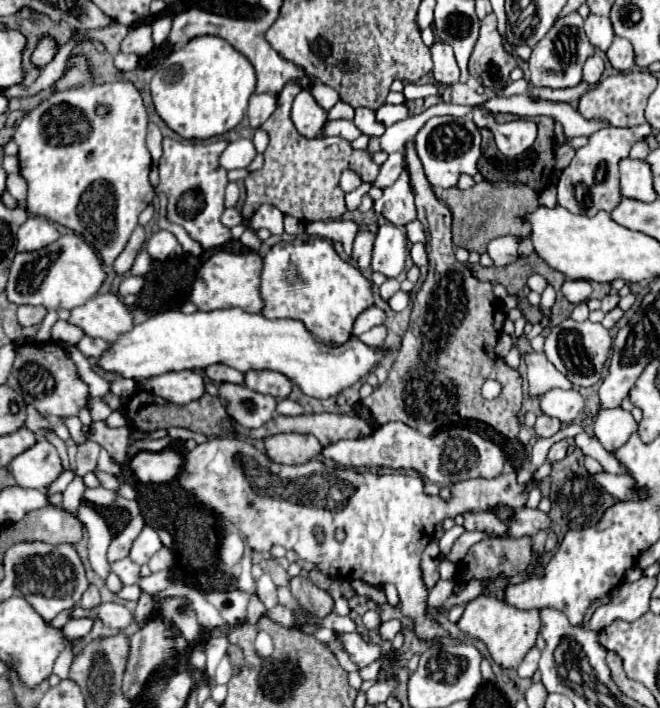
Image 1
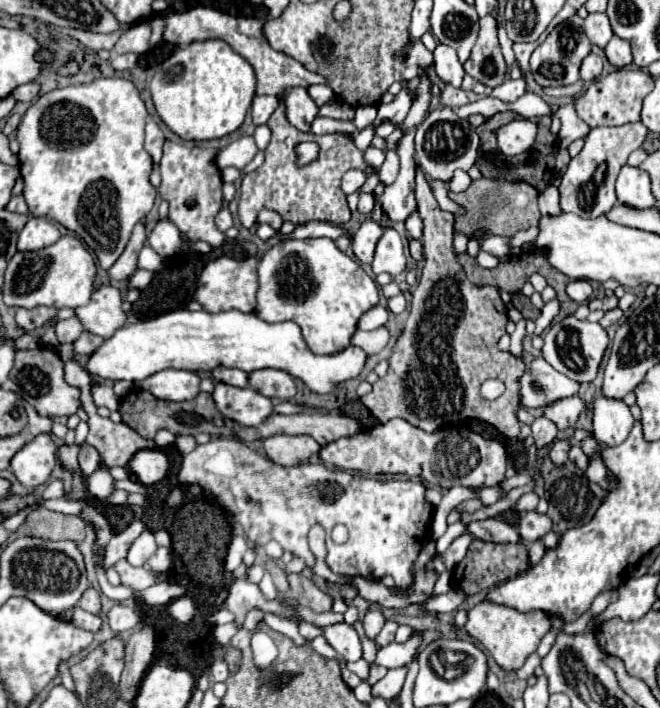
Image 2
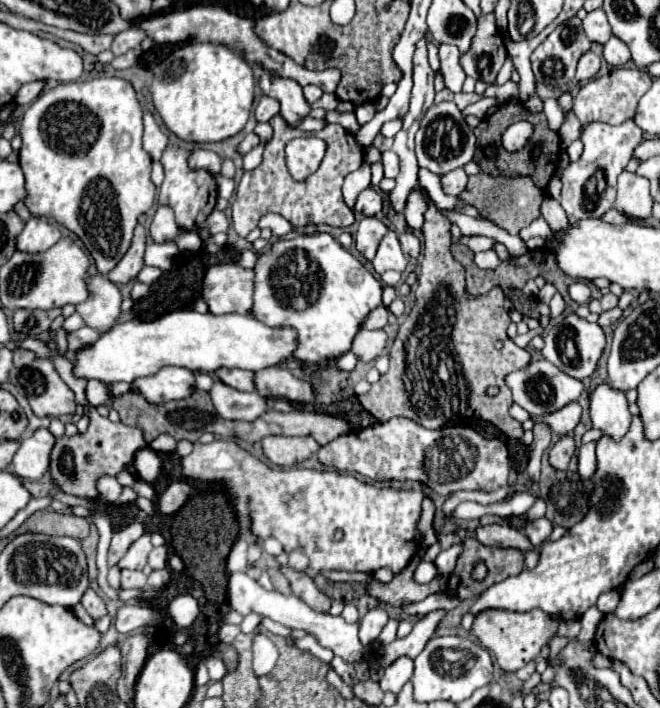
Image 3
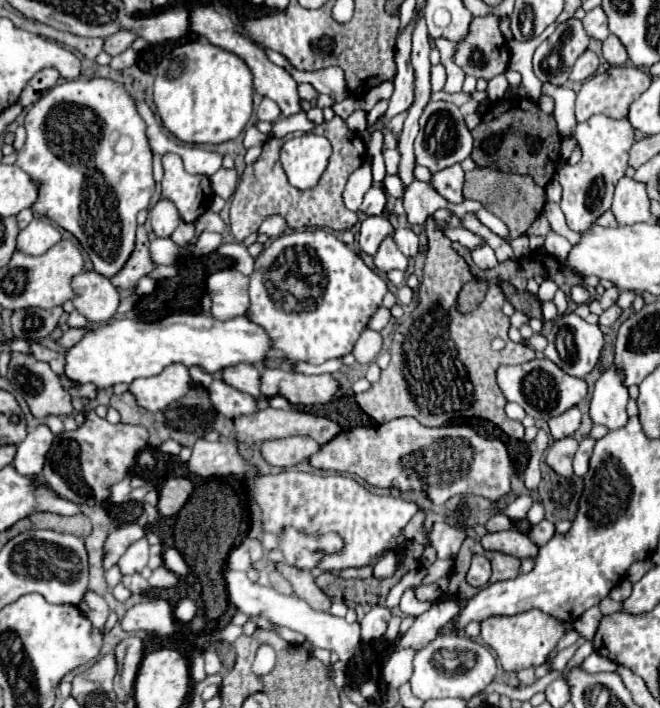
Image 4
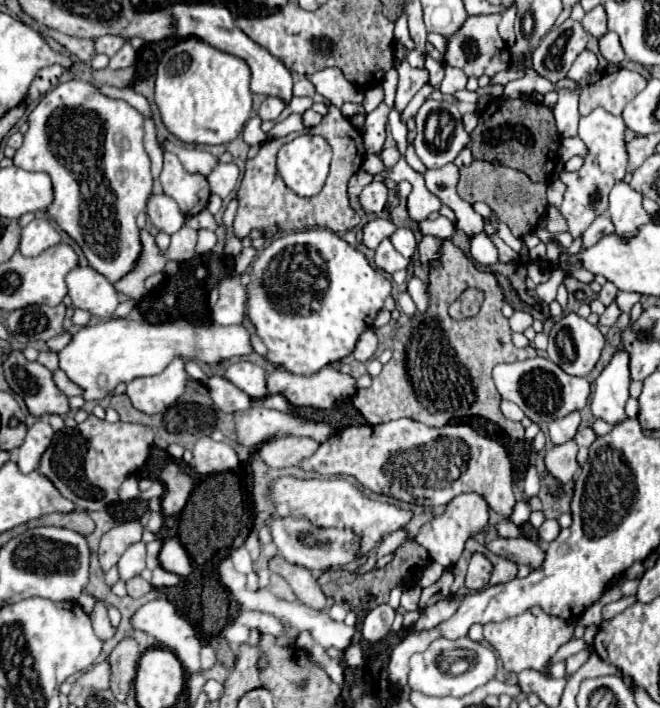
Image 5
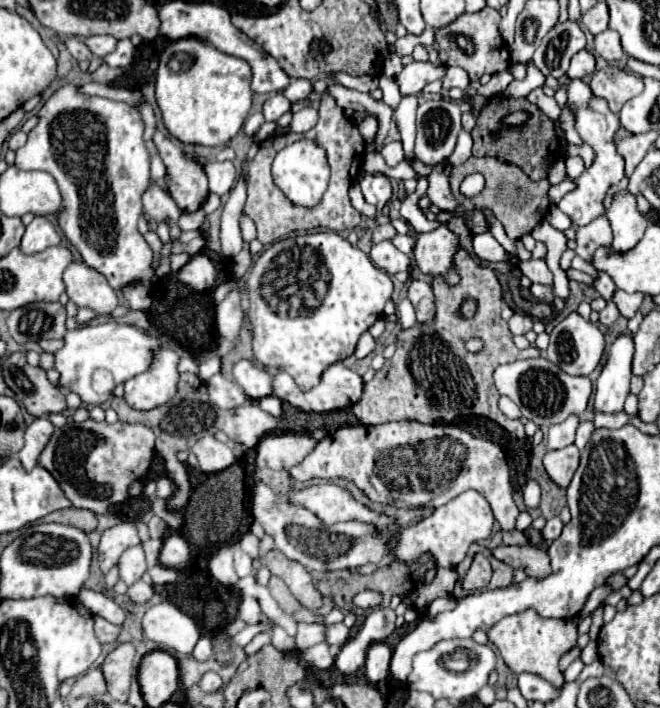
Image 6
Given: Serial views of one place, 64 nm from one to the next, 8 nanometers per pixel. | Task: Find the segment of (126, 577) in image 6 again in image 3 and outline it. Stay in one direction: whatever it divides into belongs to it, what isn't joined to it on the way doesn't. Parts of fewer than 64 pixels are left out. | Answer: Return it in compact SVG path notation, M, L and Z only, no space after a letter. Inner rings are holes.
M150 534L140 536L126 552L126 556L118 562L118 566L124 570L142 570L146 566L148 554L152 550L152 542L150 542Z

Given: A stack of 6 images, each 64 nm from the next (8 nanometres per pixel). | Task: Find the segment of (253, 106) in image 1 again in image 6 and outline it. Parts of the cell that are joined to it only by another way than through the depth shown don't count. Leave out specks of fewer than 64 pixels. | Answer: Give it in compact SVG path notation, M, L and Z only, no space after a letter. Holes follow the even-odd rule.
M274 94L274 96L270 96L270 98L266 100L266 104L264 104L264 108L262 108L262 114L264 114L264 118L266 118L268 122L270 122L270 120L278 120L284 112L290 110L290 106L292 106L292 102L290 102L286 96Z

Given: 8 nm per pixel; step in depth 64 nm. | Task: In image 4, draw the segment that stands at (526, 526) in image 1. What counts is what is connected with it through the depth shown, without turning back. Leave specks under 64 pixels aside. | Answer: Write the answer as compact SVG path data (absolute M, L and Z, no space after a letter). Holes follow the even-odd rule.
M542 520L538 526L532 526L532 532L530 532L530 538L538 544L538 546L544 546L552 536L556 534L556 528L552 522L548 520Z

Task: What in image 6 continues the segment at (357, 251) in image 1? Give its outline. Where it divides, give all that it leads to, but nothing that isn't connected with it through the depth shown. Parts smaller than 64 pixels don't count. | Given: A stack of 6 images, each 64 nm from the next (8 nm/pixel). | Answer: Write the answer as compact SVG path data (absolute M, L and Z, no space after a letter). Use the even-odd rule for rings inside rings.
M380 224L374 234L372 234L372 242L382 242L382 240L392 240L396 236L396 230L392 224Z

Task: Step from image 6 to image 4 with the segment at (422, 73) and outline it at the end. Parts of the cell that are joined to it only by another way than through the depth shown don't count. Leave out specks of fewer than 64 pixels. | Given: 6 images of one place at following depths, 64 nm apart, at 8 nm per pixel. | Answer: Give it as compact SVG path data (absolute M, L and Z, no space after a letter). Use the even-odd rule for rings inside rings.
M416 16L412 18L412 22L408 24L408 28L404 30L402 36L396 40L396 51L395 51L395 64L396 64L396 74L398 74L398 82L394 80L394 94L392 94L392 98L390 98L390 106L388 106L388 112L384 114L384 118L382 120L378 120L376 122L376 128L382 128L384 126L384 122L388 122L390 118L394 118L396 114L400 114L400 112L404 112L410 104L412 104L412 94L414 94L414 69L412 64L410 63L410 54L412 47L412 28L414 28L414 20L416 20Z

